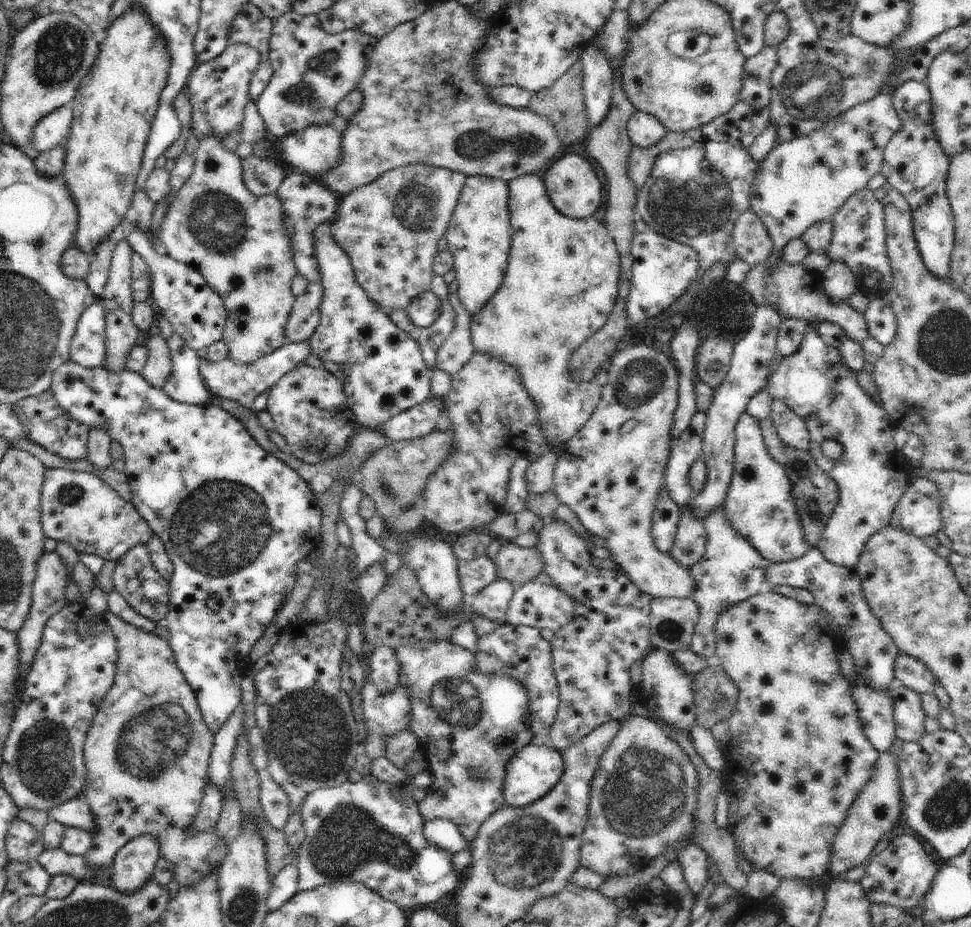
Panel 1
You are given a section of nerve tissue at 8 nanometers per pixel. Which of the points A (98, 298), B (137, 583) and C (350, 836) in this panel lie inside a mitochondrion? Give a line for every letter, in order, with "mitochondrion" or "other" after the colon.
A: other
B: mitochondrion
C: mitochondrion

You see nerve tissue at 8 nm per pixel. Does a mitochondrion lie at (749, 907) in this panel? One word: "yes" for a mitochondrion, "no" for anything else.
no

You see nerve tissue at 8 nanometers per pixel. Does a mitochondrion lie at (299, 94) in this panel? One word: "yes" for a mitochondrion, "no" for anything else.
yes

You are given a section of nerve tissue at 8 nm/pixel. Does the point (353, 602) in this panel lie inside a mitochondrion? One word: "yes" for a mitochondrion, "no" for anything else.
no

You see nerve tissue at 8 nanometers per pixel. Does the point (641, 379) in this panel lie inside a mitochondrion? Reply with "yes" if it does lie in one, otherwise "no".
yes

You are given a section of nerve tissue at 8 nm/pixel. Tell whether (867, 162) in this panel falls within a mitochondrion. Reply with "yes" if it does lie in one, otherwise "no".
no

